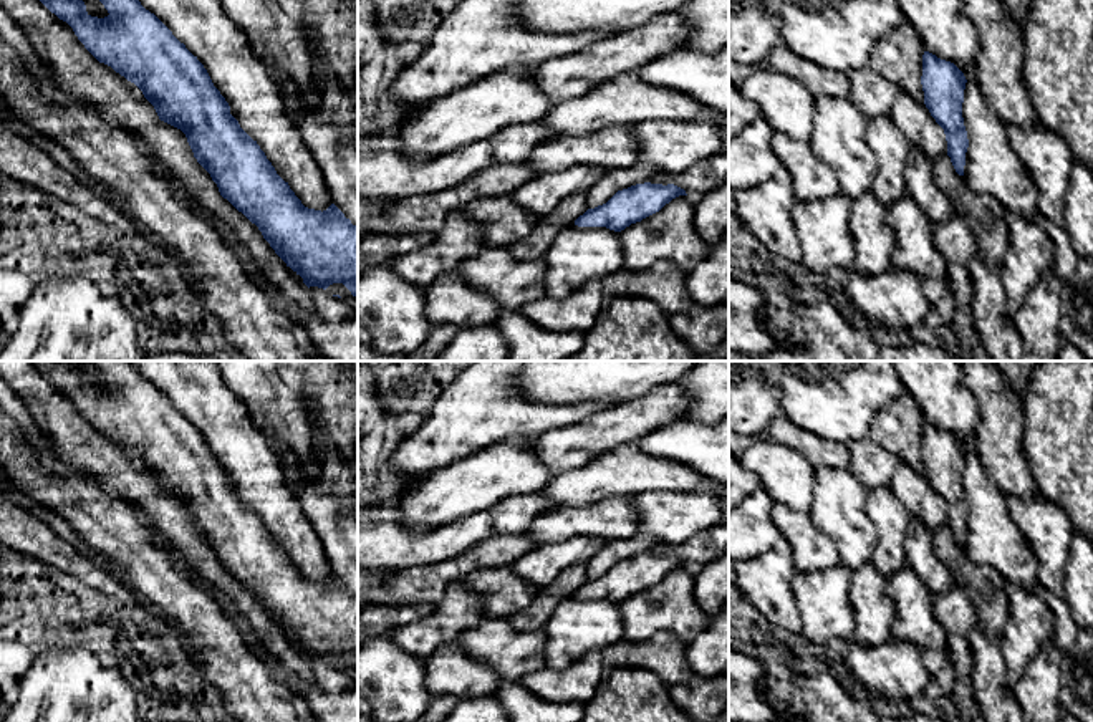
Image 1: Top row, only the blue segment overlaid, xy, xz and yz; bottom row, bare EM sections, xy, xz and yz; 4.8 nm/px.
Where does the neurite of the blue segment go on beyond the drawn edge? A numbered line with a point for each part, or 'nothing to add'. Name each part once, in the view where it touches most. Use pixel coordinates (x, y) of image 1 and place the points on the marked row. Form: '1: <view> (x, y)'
nothing to add

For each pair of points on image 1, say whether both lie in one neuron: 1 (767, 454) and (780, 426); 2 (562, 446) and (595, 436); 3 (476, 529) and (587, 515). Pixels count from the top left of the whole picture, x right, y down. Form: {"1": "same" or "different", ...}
{"1": "different", "2": "same", "3": "different"}

